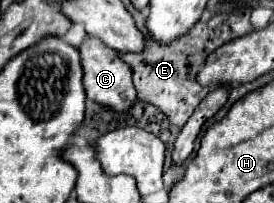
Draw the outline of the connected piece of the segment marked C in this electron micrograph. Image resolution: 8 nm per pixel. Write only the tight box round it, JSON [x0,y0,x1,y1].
[79,41,135,113]

